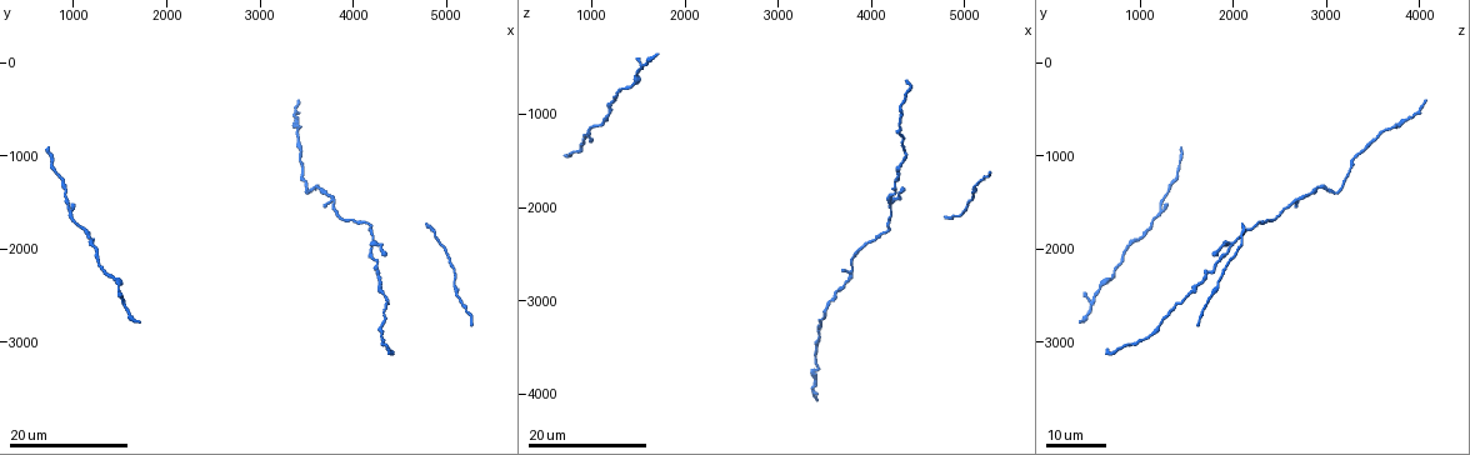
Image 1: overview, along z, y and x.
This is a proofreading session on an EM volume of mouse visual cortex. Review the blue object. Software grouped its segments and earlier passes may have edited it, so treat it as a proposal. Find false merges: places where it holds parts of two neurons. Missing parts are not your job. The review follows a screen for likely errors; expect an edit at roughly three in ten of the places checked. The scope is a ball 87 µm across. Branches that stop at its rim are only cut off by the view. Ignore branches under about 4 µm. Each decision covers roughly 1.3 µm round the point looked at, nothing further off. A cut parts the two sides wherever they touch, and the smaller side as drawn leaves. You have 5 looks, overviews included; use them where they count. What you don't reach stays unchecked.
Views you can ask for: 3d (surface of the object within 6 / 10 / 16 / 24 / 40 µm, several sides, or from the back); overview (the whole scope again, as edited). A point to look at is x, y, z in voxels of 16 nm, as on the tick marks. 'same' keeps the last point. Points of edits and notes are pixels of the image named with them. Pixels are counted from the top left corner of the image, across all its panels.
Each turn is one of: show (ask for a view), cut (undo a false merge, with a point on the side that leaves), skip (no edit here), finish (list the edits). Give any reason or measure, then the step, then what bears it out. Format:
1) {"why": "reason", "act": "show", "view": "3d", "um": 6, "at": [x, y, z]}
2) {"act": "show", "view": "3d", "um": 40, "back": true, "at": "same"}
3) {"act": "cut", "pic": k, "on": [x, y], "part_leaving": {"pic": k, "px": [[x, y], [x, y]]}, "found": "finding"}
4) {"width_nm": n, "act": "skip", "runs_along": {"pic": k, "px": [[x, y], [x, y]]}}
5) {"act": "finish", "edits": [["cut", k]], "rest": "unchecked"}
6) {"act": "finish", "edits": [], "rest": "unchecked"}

{"why": "sudden change in width", "act": "show", "view": "3d", "um": 24, "at": [3400, 600, 3850]}

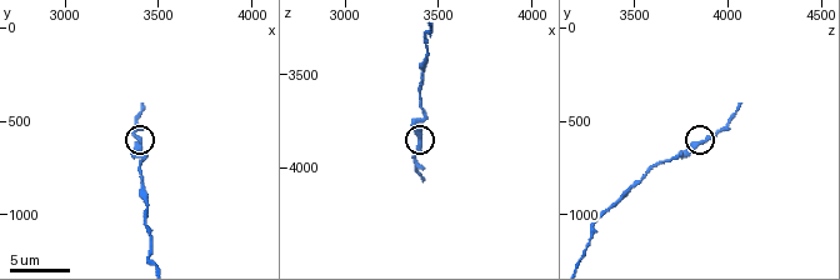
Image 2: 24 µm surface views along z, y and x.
{"act": "show", "view": "3d", "um": 6, "at": [3400, 620, 3840]}

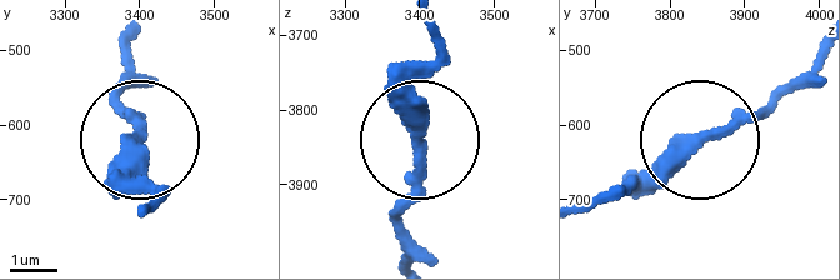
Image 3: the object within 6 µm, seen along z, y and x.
{"act": "skip", "found": "one neuron here"}

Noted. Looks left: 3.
{"why": "calibre changes", "act": "show", "view": "3d", "um": 16, "at": [5150, 2500, 1800]}

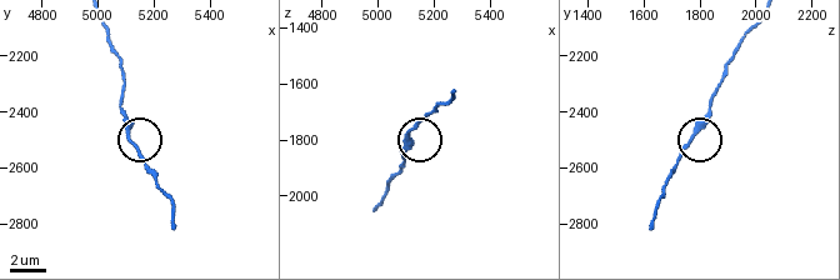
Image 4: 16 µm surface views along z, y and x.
{"act": "show", "view": "3d", "um": 10, "at": [5110, 2490, 1780]}

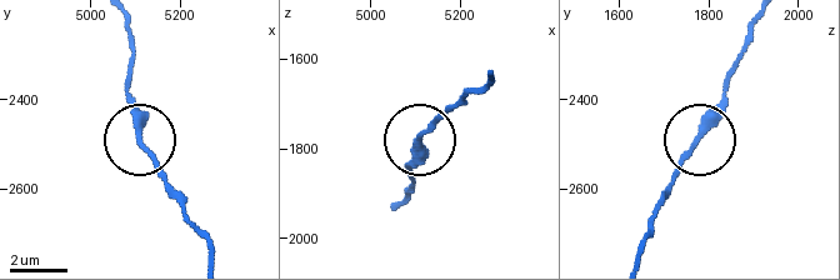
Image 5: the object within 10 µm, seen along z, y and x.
{"width_nm": 240, "act": "skip", "found": "continuous, no second neuron"}

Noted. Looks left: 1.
{"act": "finish", "edits": [], "rest": "unchecked"}

